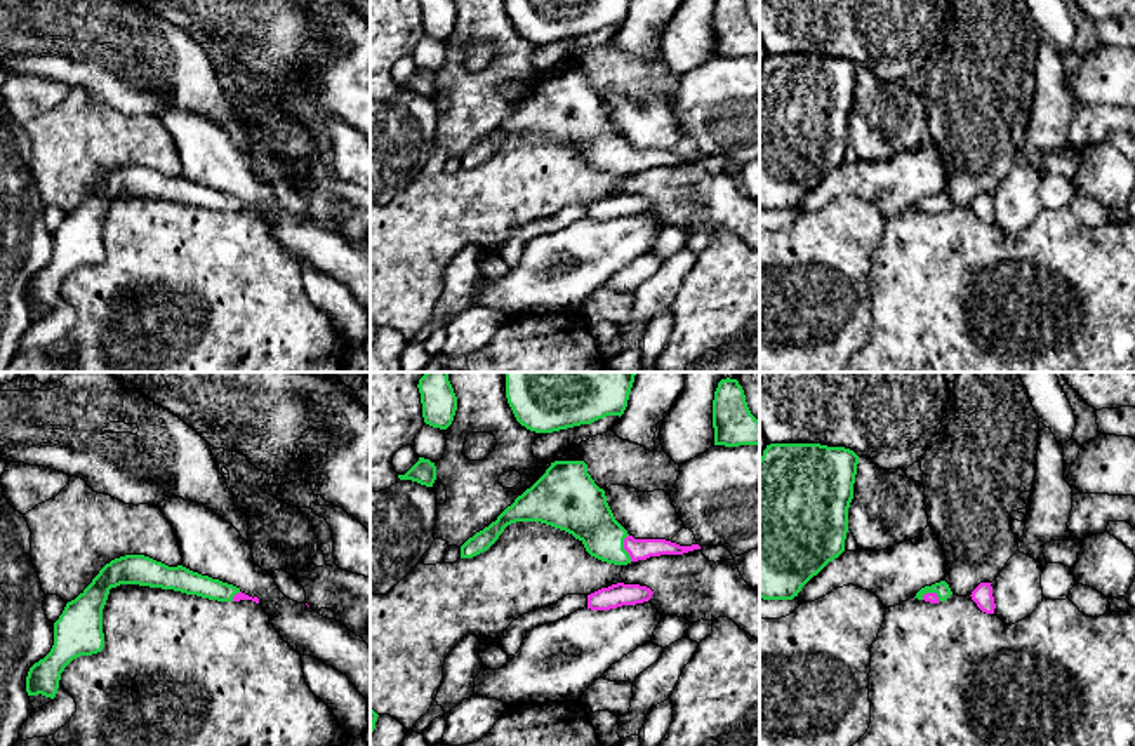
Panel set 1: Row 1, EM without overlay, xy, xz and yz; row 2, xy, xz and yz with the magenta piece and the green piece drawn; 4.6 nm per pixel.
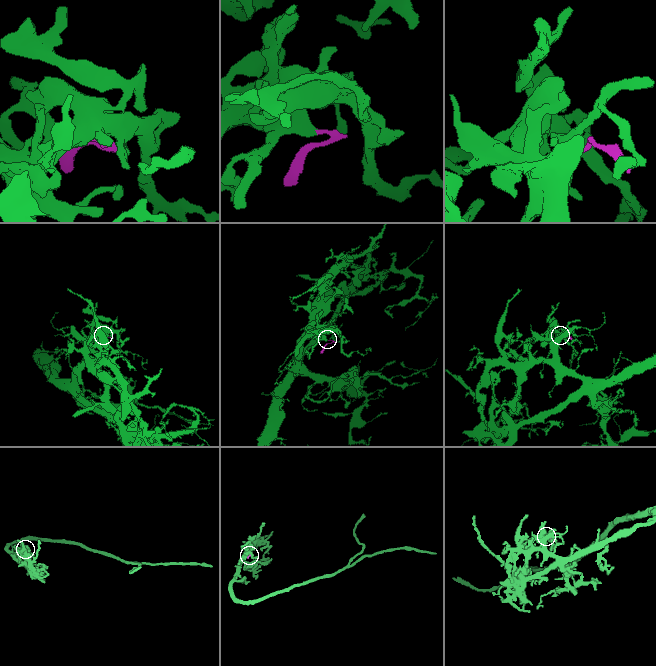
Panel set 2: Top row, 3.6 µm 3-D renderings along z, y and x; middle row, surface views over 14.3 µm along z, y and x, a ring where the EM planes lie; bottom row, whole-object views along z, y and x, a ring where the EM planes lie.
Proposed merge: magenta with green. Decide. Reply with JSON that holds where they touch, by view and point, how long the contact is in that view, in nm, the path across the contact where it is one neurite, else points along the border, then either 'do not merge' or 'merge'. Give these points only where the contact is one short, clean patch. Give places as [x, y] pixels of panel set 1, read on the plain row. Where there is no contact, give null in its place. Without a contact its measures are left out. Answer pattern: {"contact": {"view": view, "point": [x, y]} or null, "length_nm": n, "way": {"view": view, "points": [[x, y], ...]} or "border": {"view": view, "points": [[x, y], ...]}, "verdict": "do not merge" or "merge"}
{"contact": {"view": "xz", "point": [624, 159]}, "length_nm": 130, "way": {"view": "xz", "points": [[638, 159], [624, 159], [584, 124]]}, "verdict": "merge"}

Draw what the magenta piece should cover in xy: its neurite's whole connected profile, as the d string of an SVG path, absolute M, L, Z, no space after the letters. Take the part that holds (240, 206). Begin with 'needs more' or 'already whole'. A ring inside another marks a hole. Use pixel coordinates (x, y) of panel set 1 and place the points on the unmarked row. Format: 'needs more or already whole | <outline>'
needs more | M125 165L106 174L92 193L71 212L66 214L63 224L54 233L54 256L50 263L35 273L26 287L26 303L28 306L45 306L54 310L59 299L61 283L64 278L80 266L92 266L103 261L104 243L103 243L103 219L106 216L111 198L120 195L139 195L149 198L174 200L186 205L196 205L217 212L240 212L252 210L259 214L257 207L249 207L240 202L240 198L202 186L183 176L169 177L162 172L156 172L144 165Z

